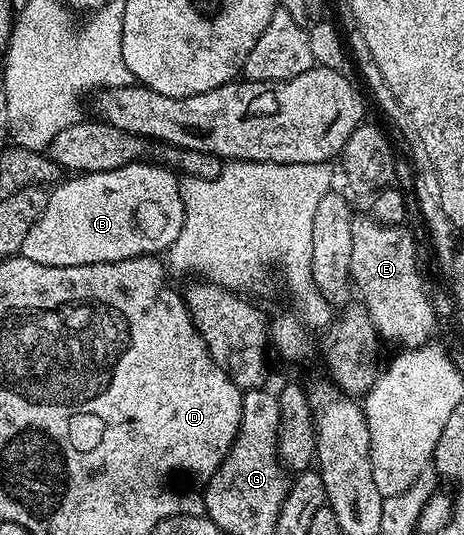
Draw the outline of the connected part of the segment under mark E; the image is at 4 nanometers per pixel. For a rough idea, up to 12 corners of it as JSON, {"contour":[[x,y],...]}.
{"contour":[[358,215],[350,274],[382,341],[437,328],[408,227]]}

